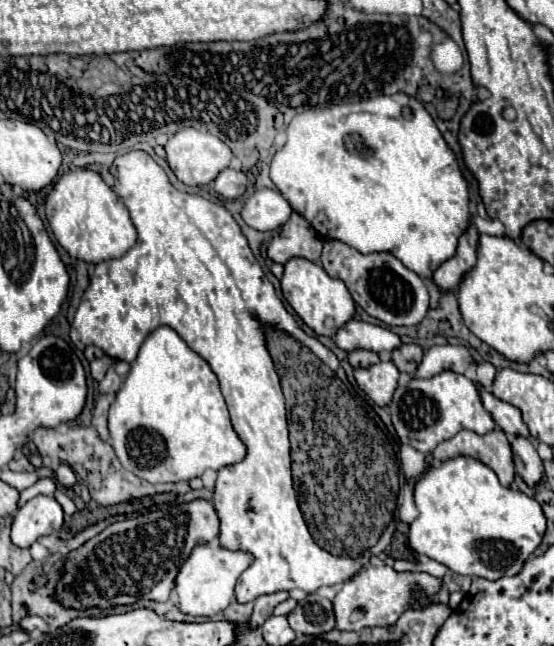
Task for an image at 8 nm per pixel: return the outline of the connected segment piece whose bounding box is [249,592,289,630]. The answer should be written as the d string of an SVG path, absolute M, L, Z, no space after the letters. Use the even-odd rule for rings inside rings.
M275 592L275 594L267 594L267 596L259 596L255 600L255 606L253 606L253 614L249 618L249 628L255 630L259 628L271 614L273 614L273 608L277 604L281 604L283 600L289 598L289 592Z

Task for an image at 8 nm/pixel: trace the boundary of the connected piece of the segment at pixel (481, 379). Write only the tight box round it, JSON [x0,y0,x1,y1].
[477,362,495,388]

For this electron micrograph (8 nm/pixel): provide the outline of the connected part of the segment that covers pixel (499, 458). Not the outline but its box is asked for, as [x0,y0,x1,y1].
[431,430,515,486]

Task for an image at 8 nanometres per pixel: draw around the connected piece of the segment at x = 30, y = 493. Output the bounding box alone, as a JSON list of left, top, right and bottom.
[17,478,55,508]

